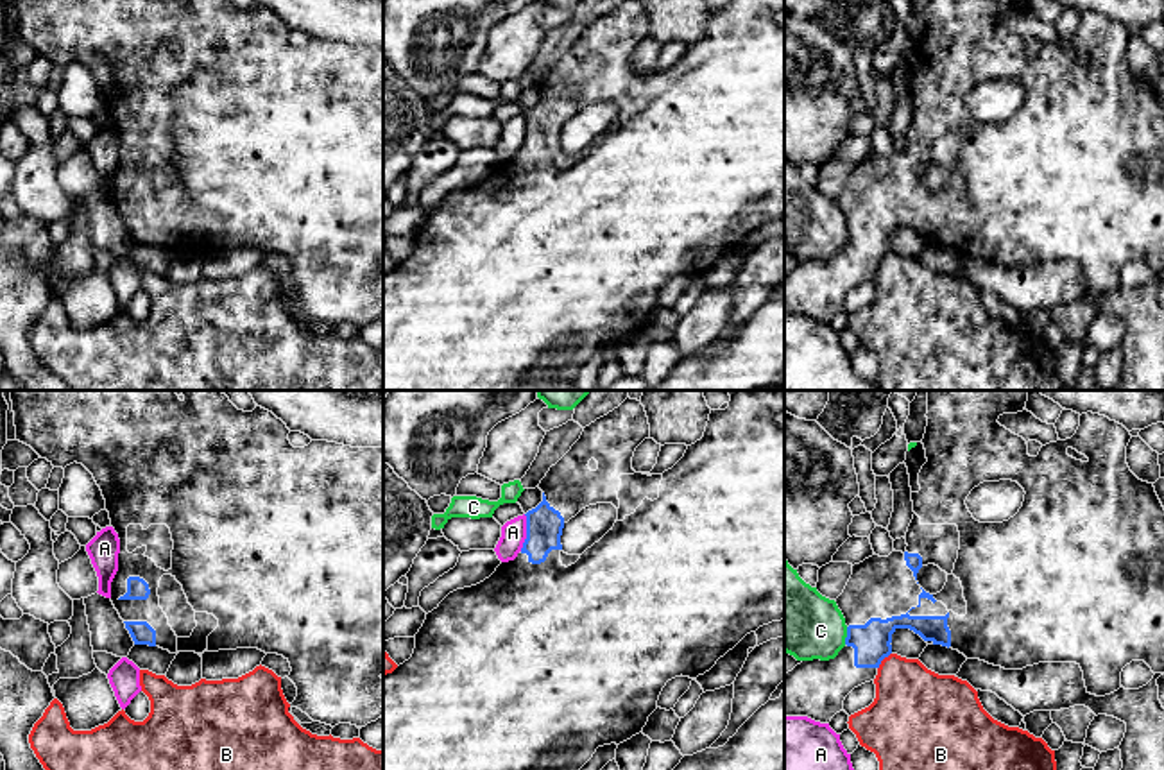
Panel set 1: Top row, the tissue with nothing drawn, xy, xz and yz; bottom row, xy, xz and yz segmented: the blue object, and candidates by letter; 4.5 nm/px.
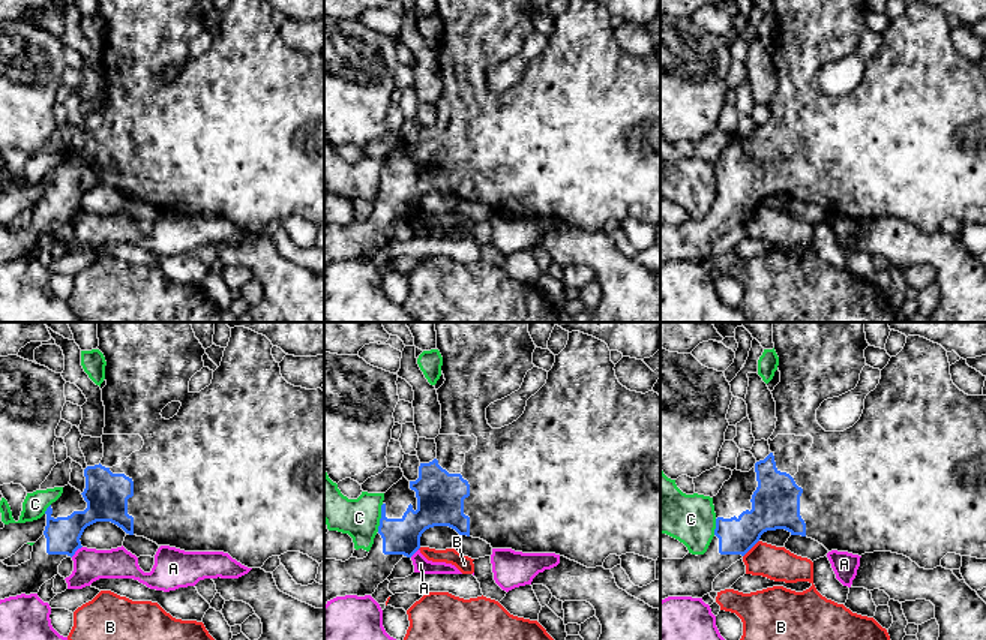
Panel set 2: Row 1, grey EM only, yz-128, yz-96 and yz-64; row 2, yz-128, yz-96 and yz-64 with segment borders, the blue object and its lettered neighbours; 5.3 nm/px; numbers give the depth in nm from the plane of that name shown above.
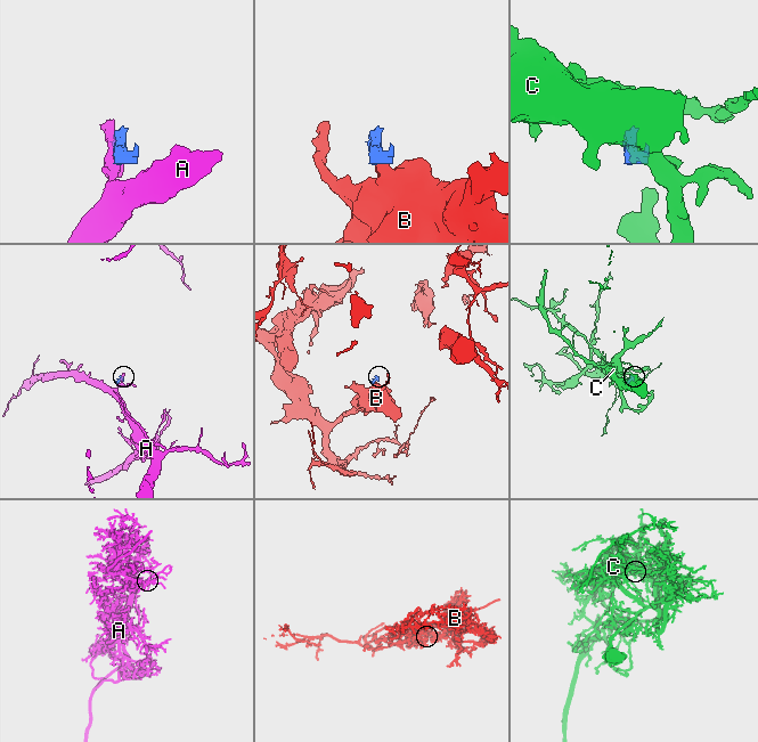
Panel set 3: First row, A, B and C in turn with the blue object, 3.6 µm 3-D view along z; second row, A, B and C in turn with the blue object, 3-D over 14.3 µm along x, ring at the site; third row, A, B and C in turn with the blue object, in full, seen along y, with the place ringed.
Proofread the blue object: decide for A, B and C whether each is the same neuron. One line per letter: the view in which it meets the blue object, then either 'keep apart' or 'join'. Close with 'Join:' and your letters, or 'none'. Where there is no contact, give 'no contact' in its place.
A: meets blue in xz; keep apart
B: meets blue in yz; keep apart
C: meets blue in yz; keep apart
Join: none

